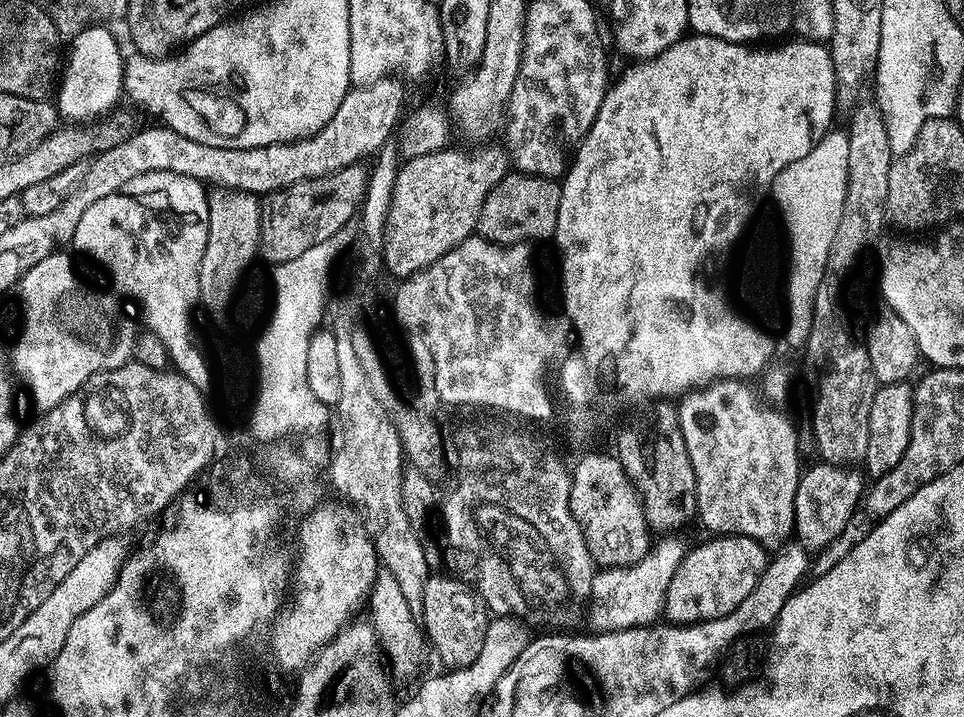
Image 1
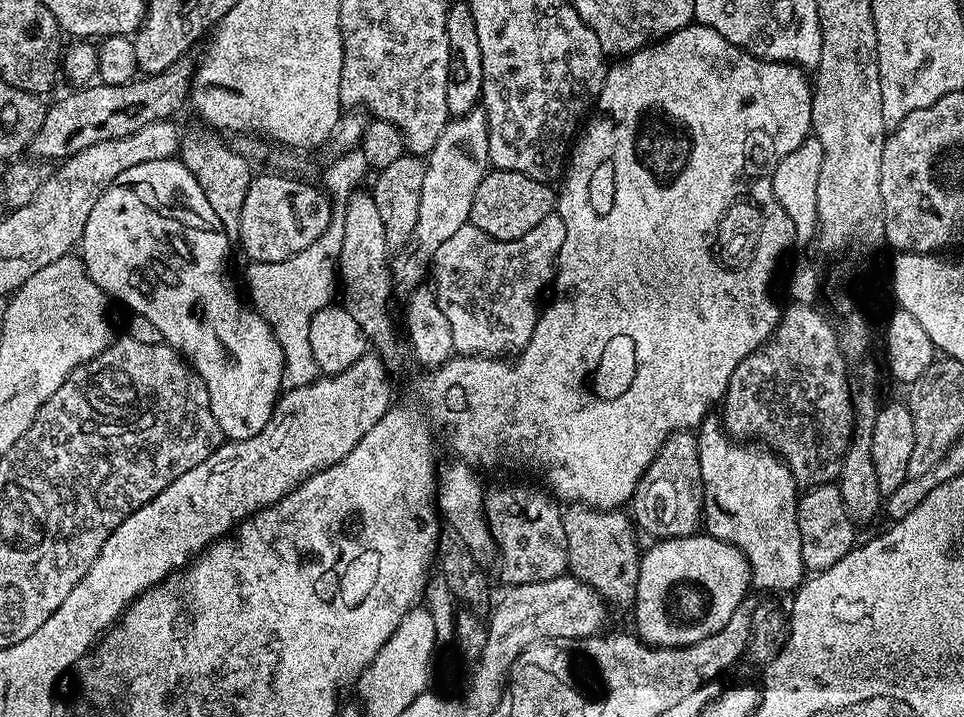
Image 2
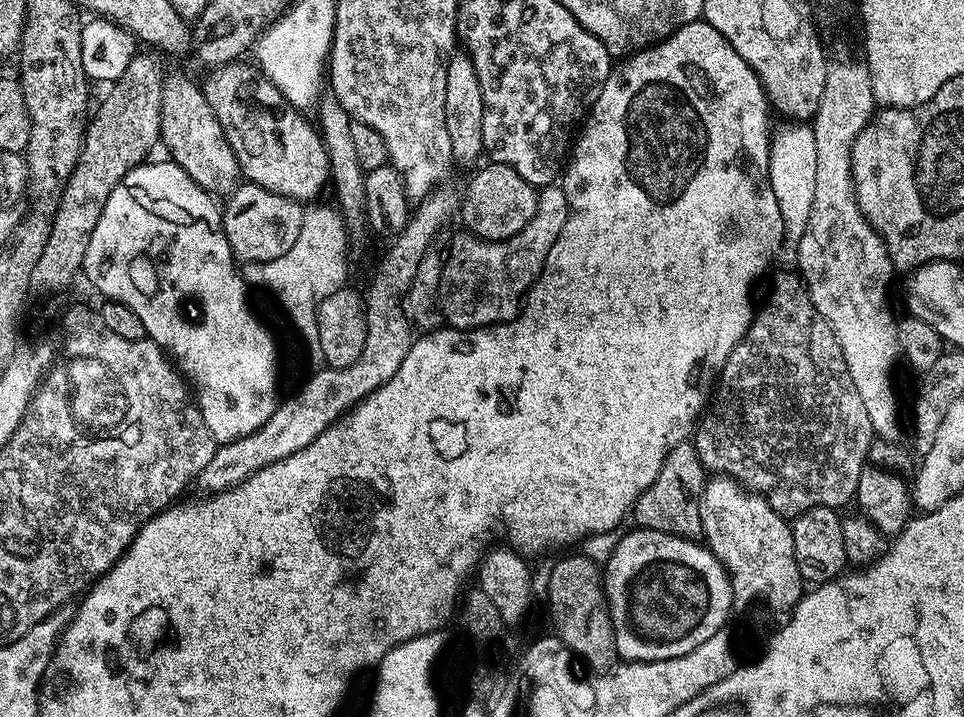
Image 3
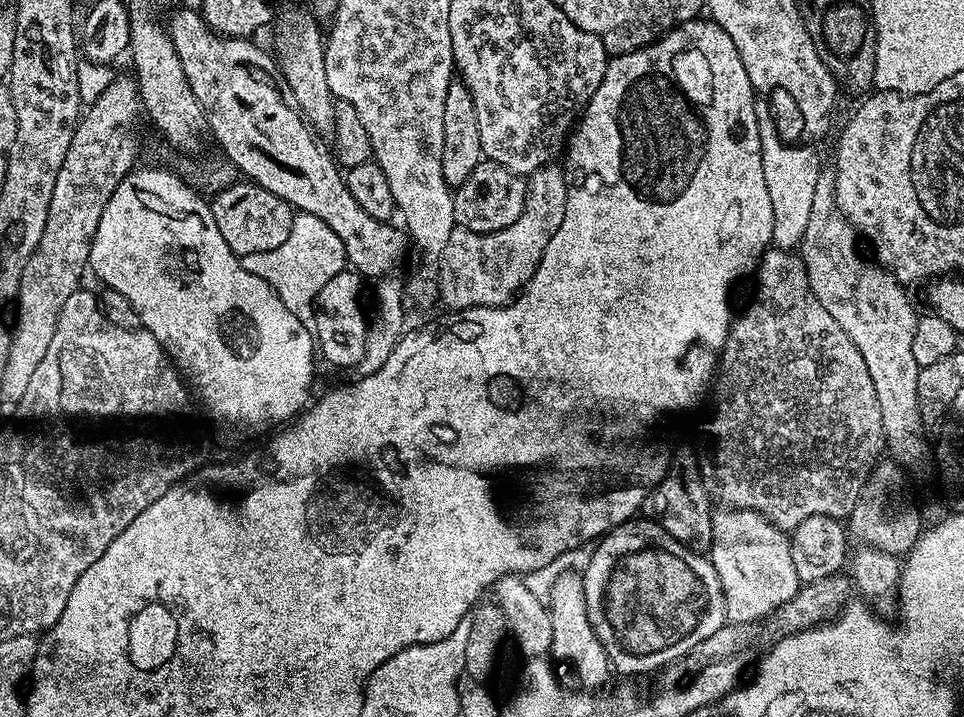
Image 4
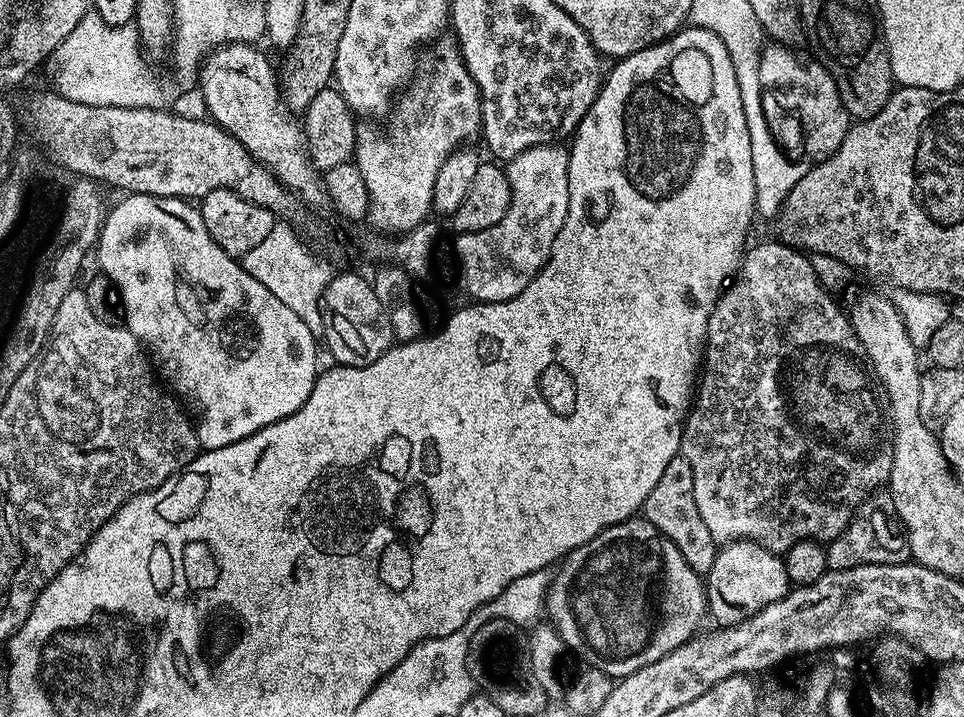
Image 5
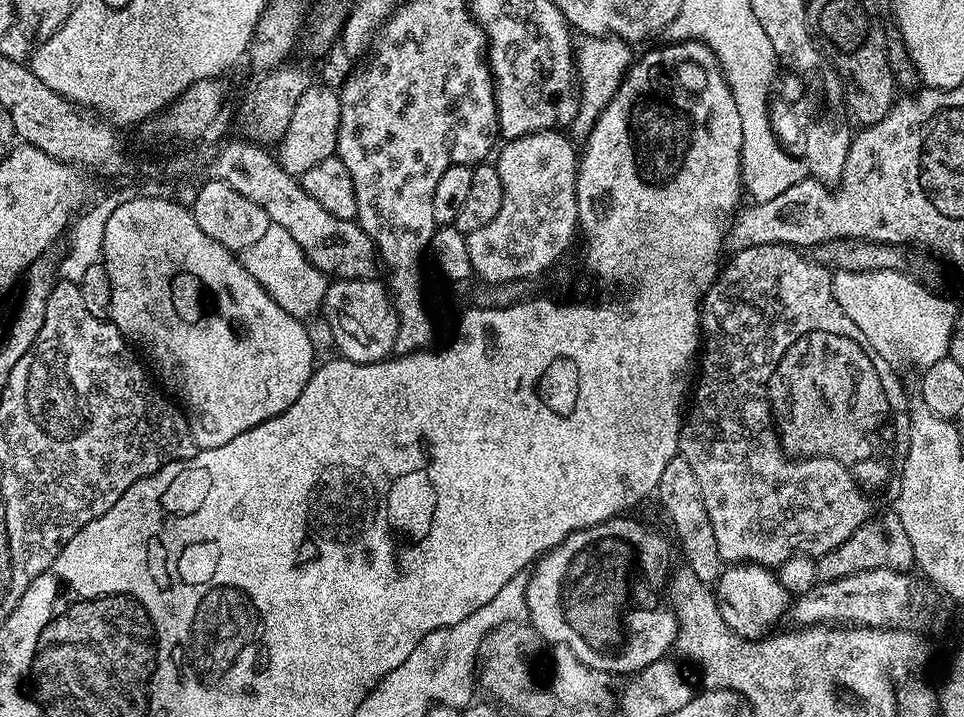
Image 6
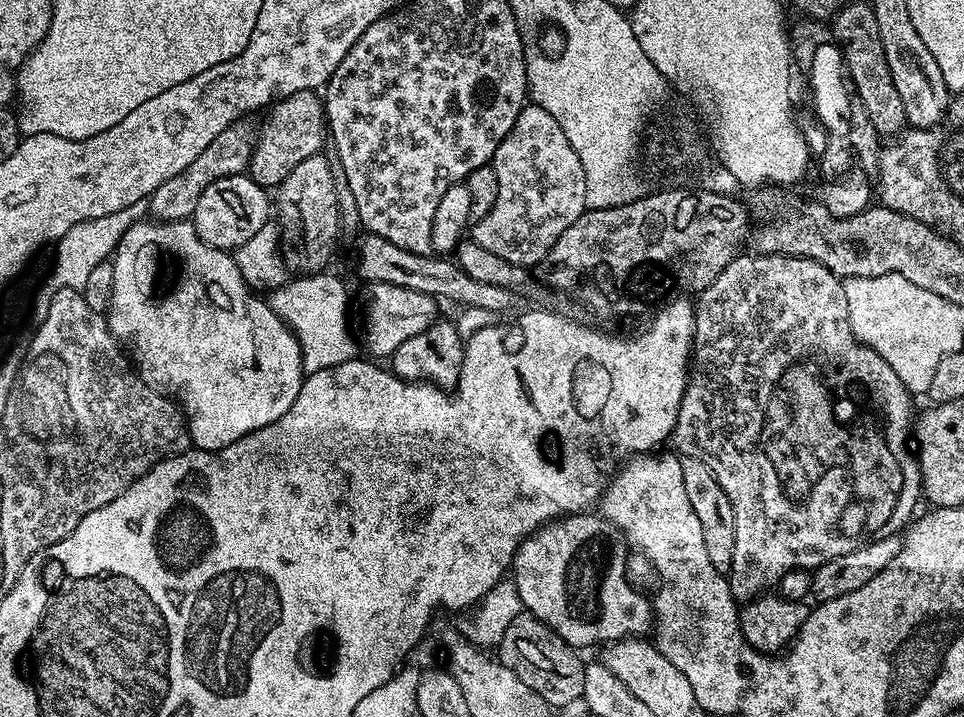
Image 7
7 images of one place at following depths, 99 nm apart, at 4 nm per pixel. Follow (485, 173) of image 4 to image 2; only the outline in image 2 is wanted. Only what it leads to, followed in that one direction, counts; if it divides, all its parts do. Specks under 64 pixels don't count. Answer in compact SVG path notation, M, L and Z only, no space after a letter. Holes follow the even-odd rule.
M492 170L482 178L478 190L474 190L474 206L470 206L468 219L490 238L513 240L534 230L534 226L538 226L542 218L553 215L557 204L558 196L551 183L517 172Z

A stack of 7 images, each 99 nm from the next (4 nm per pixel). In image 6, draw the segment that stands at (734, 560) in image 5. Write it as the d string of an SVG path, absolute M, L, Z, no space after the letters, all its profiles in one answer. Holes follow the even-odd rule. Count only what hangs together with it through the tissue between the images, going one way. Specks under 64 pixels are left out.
M733 564L725 567L714 591L722 618L726 618L730 630L745 640L756 642L767 637L767 632L790 612L789 593L777 580L777 573L762 564Z

